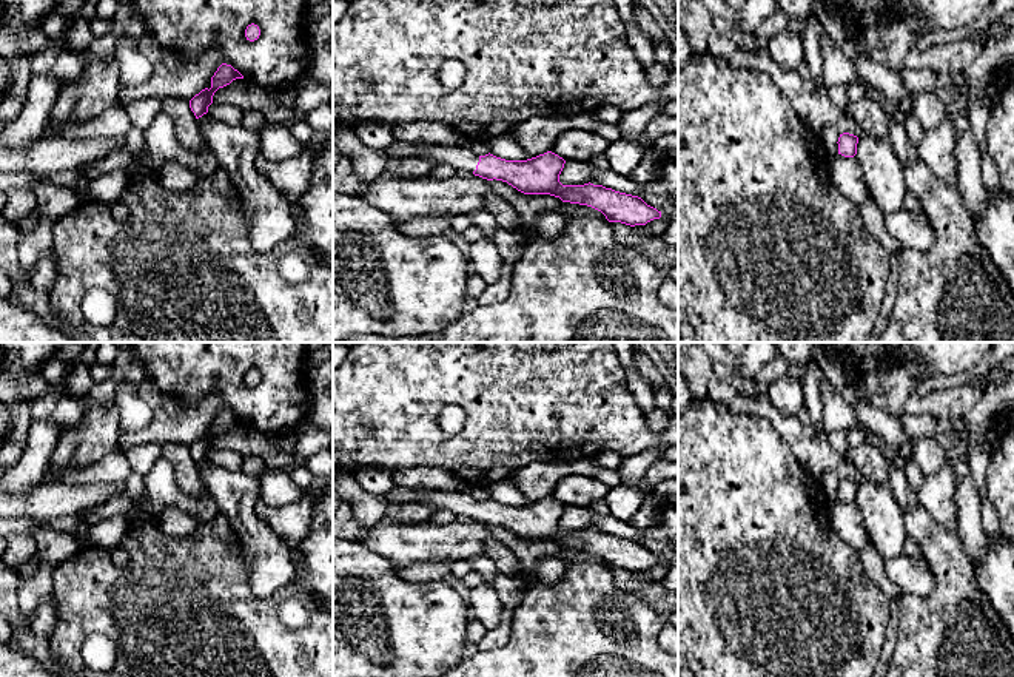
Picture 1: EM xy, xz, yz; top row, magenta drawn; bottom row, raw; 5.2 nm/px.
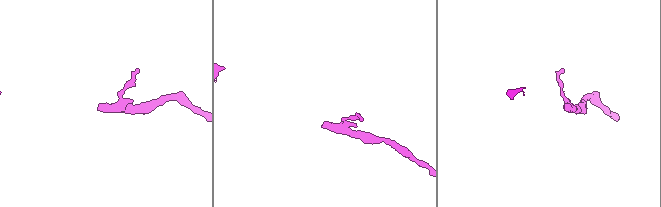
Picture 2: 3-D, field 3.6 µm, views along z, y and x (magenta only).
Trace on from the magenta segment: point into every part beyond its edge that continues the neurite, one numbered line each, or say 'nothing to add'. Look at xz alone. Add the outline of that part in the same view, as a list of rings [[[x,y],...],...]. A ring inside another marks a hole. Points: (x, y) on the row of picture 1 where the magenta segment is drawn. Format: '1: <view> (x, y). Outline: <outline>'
1: xz (463, 159). Outline: [[[396,140],[391,147],[379,150],[388,160],[395,157],[421,156],[436,162],[447,163],[456,171],[475,171],[479,156],[472,148],[464,147],[422,147]]]

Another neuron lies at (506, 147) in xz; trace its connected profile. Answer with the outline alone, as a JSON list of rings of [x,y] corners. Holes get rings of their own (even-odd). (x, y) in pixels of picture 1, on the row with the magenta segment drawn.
[[[502,134],[489,142],[489,153],[505,160],[527,160],[527,151],[510,136]]]

